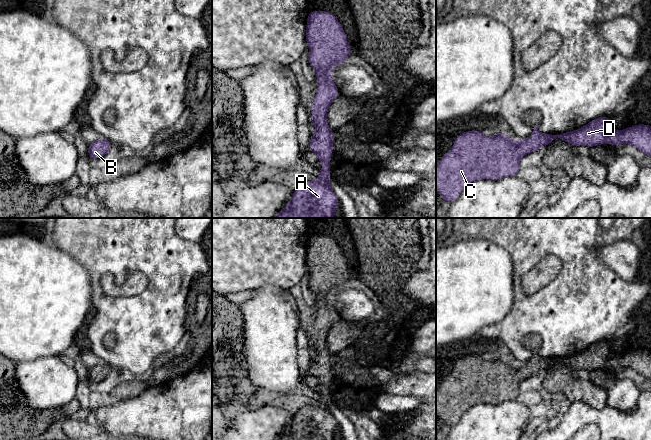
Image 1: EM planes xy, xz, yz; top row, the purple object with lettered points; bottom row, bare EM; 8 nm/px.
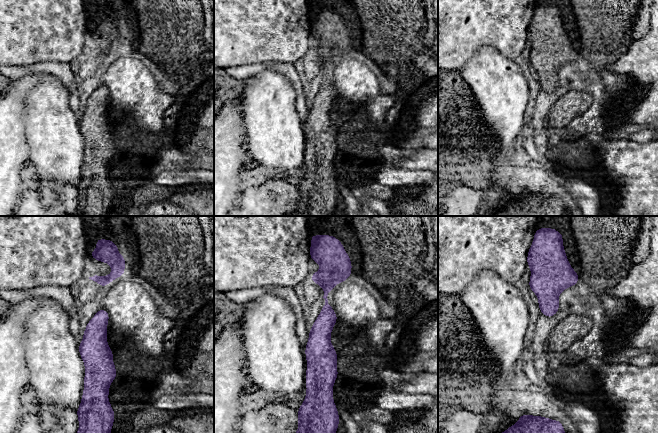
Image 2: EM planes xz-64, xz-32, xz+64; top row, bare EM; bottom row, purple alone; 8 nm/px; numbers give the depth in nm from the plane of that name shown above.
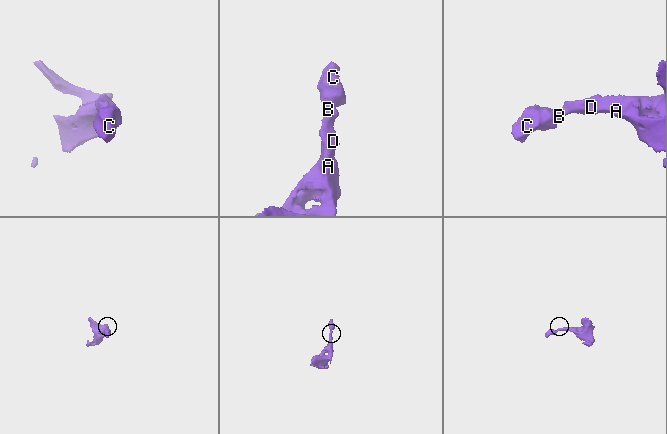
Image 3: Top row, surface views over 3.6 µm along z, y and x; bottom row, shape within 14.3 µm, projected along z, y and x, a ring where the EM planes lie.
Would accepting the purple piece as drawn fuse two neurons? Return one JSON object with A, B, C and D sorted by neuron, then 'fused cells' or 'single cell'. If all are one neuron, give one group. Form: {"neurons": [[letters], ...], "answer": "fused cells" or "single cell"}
{"neurons": [["A", "B", "C", "D"]], "answer": "single cell"}

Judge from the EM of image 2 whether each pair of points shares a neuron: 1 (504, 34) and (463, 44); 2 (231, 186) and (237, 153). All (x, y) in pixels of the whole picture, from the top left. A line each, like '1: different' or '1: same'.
1: same
2: same

